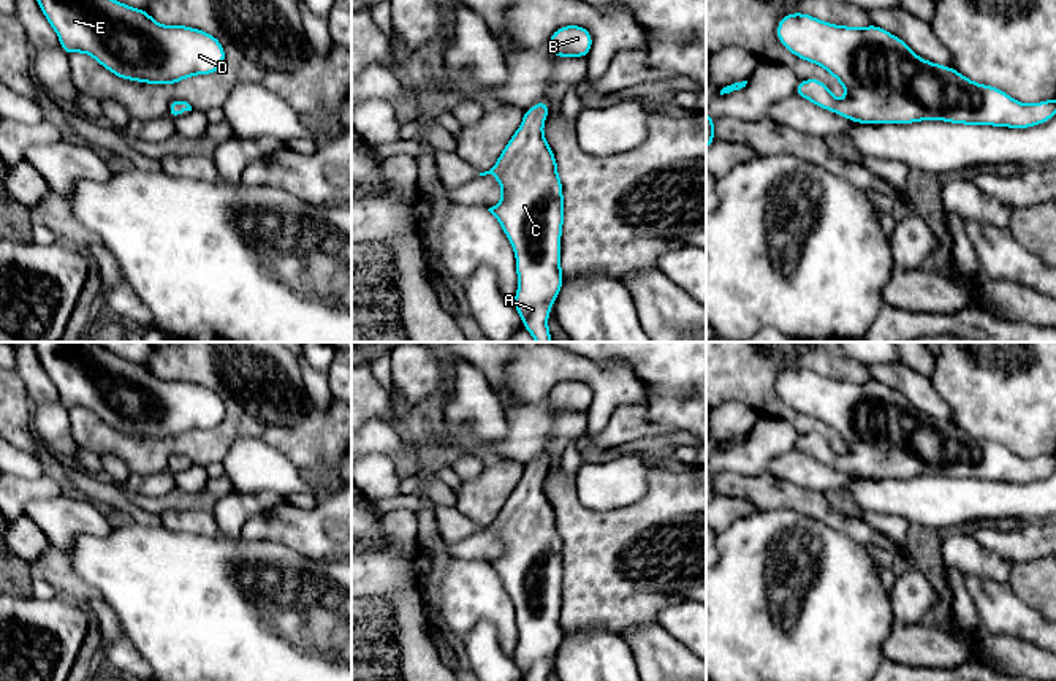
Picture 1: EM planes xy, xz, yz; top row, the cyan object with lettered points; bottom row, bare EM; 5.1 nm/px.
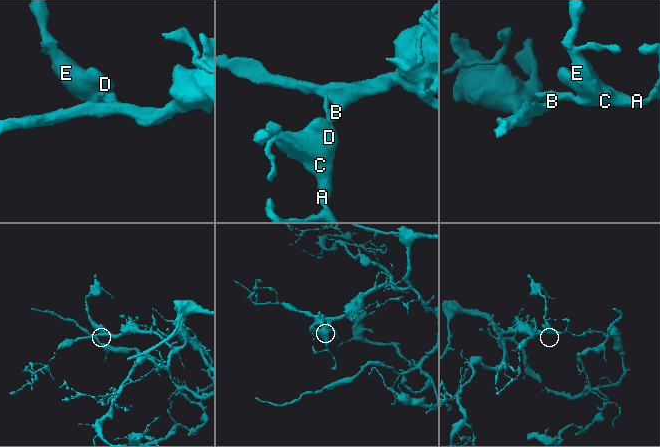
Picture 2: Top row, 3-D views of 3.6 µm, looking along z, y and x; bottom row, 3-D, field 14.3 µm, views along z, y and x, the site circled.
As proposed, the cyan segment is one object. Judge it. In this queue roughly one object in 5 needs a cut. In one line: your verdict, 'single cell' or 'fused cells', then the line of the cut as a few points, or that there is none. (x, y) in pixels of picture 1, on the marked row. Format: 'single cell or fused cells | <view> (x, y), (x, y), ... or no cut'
single cell | no cut

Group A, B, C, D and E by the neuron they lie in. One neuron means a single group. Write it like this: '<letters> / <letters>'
A B C D E

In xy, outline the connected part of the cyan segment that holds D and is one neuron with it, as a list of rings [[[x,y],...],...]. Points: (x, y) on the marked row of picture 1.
[[[36,0],[68,54],[85,52],[117,78],[147,84],[217,73],[225,63],[223,44],[211,33],[187,25],[161,25],[144,10],[116,0]]]

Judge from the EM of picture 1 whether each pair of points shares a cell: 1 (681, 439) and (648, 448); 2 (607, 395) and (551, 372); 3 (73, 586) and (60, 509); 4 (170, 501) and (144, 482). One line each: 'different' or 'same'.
1: same
2: same
3: different
4: different

